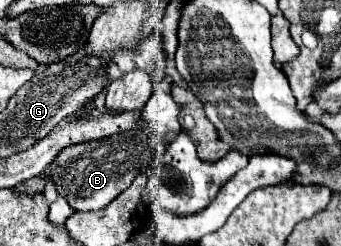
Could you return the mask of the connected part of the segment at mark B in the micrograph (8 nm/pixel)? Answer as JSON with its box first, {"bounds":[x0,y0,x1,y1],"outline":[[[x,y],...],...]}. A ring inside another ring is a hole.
{"bounds":[48,89,180,211],"outline":[[[156,89],[140,113],[144,121],[140,121],[134,129],[64,149],[52,163],[52,169],[48,171],[58,193],[64,195],[76,211],[104,209],[126,187],[130,187],[134,177],[142,171],[142,165],[150,167],[150,163],[152,163],[150,153],[158,153],[158,155],[164,153],[170,139],[176,137],[176,133],[180,131],[178,113],[180,113],[180,107],[174,103],[170,93]],[[154,121],[168,121],[168,137],[160,137],[156,133]]]}

